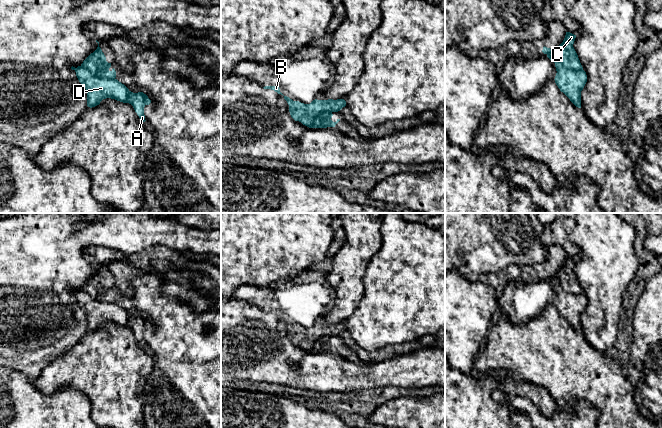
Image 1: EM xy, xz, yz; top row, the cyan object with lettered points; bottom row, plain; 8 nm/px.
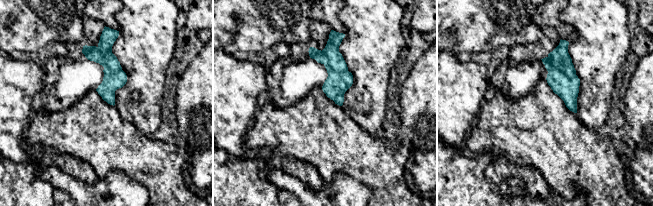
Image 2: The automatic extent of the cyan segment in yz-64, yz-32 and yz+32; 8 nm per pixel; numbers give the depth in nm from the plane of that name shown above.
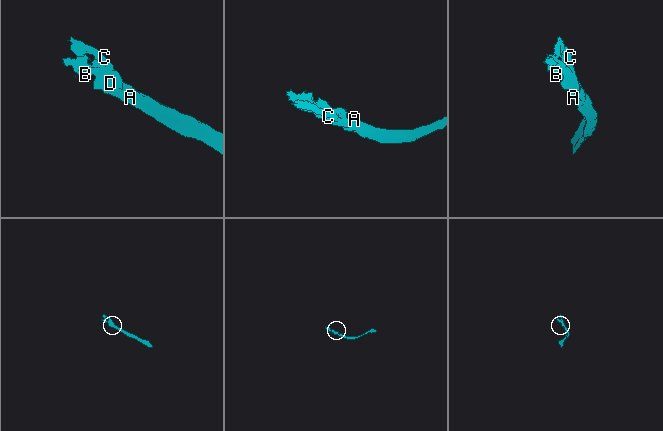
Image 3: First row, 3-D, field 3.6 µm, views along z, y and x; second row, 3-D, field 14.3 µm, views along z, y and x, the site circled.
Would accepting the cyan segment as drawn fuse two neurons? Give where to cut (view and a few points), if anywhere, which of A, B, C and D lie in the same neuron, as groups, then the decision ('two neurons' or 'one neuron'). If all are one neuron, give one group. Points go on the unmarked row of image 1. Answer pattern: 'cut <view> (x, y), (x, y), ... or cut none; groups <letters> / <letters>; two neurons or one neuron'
cut yz (553, 274), (557, 283), (566, 291), (582, 293); groups A B D / C; two neurons

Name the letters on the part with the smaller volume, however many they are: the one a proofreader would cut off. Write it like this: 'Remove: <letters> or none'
Remove: C

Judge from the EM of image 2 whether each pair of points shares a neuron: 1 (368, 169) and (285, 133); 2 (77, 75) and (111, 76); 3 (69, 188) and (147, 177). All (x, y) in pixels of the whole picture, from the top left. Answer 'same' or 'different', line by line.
1: same
2: same
3: different

